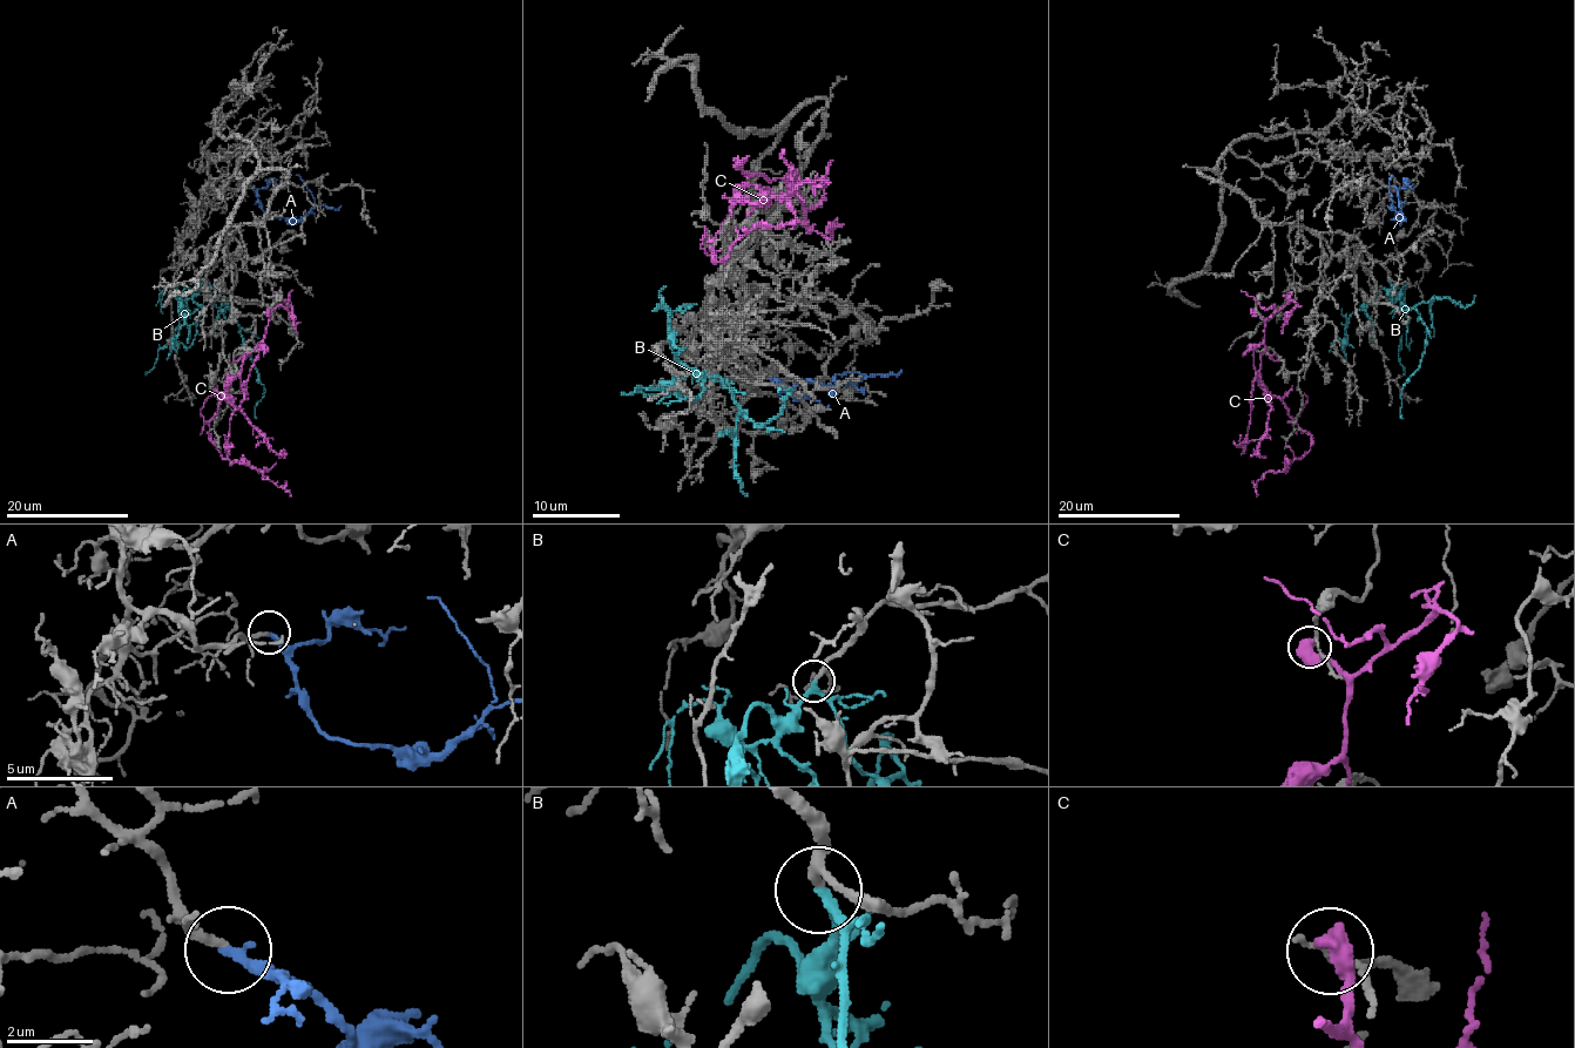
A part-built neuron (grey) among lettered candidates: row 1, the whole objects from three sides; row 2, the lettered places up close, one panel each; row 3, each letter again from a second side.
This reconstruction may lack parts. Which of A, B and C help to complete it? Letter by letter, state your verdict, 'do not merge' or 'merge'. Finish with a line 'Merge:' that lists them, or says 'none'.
A: merge
B: do not merge
C: do not merge
Merge: A

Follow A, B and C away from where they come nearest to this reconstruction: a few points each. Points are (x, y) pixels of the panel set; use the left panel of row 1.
A: (250, 186), (270, 216), (301, 220), (315, 200), (296, 175)
B: (202, 281), (213, 303), (221, 310), (227, 309), (238, 328), (263, 385), (255, 418)
C: (266, 310), (265, 338), (222, 394), (210, 434), (223, 458), (266, 472), (263, 478), (291, 497)

